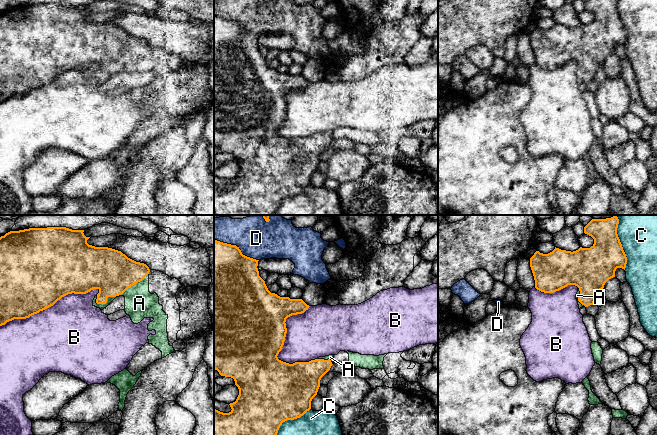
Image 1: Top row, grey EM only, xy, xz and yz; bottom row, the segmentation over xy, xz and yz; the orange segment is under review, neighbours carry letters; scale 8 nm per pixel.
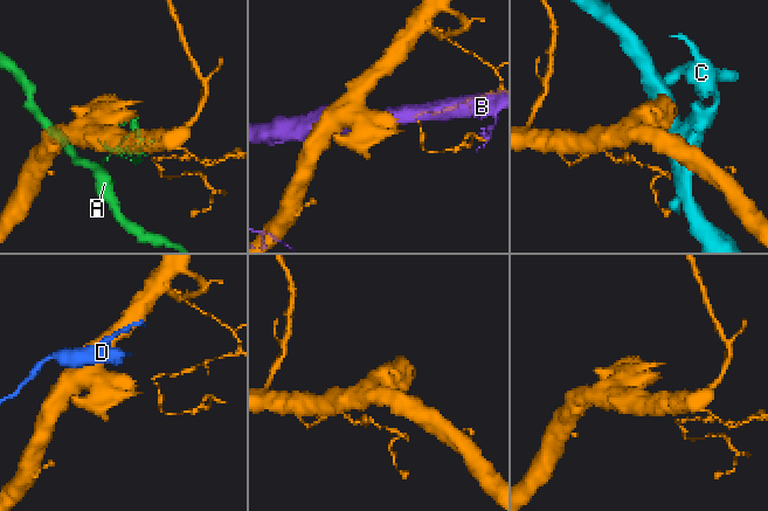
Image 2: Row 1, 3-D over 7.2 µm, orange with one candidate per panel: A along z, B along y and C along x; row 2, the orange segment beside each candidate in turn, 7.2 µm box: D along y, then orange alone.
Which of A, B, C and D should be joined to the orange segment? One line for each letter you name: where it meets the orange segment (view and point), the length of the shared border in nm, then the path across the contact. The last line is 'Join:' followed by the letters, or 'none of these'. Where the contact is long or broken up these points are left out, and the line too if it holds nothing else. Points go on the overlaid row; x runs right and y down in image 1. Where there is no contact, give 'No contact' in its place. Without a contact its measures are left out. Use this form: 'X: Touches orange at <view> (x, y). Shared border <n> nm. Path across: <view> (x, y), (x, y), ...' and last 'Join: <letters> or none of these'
Join: none of these

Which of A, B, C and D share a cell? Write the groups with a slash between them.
A / B / C / D

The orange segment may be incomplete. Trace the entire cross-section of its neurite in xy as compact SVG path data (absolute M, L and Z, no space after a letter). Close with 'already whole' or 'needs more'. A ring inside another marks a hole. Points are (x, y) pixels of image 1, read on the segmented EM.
M66 227L29 228L10 231L0 237L0 326L14 319L29 318L72 293L86 294L98 289L96 303L106 304L108 297L123 294L149 274L146 264L128 258L121 251L89 245L87 240L90 237L83 232Z; already whole

